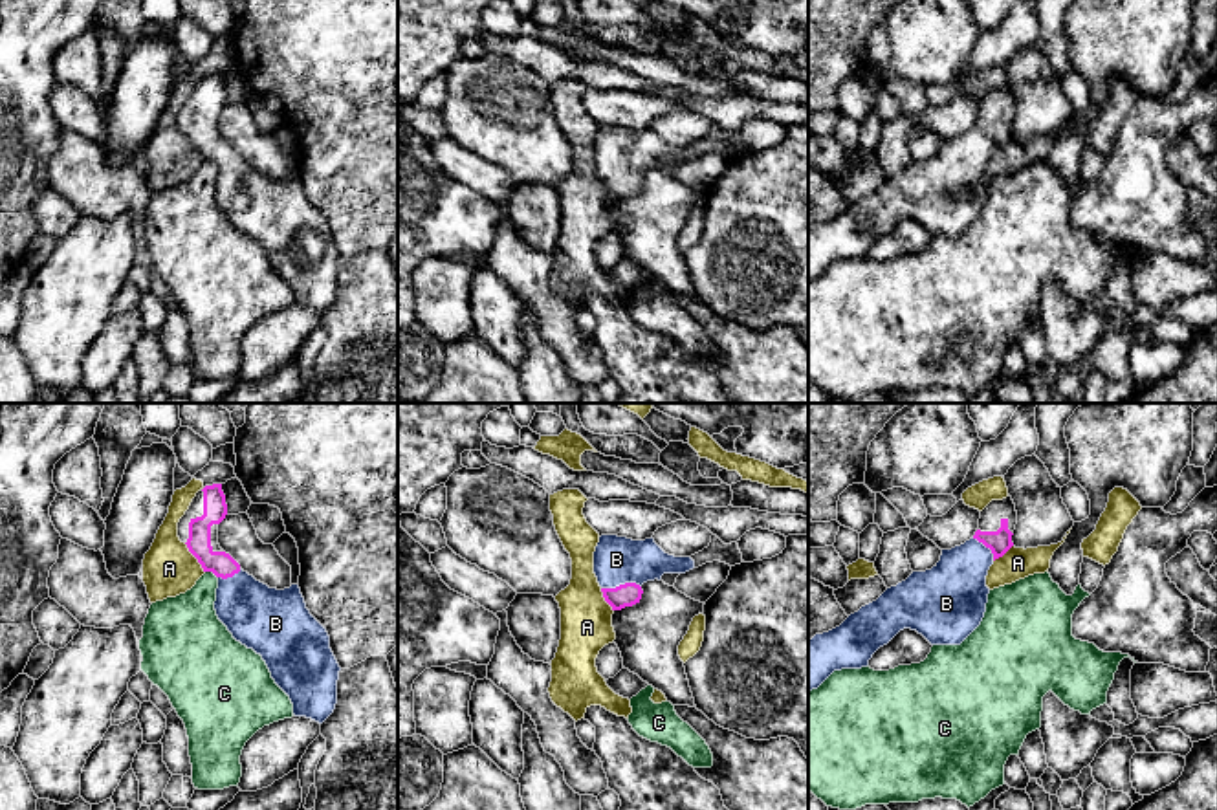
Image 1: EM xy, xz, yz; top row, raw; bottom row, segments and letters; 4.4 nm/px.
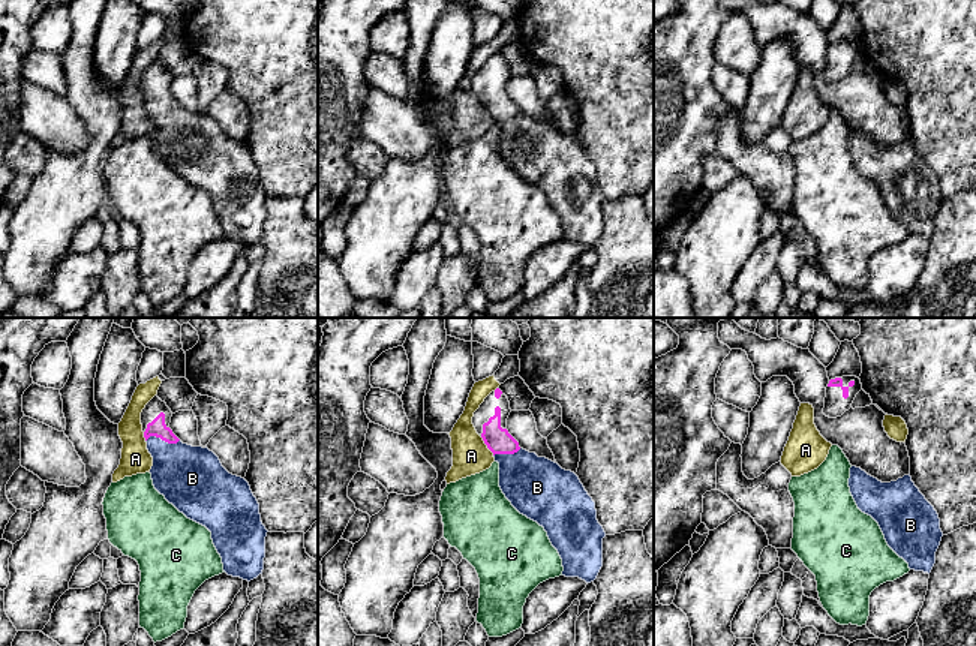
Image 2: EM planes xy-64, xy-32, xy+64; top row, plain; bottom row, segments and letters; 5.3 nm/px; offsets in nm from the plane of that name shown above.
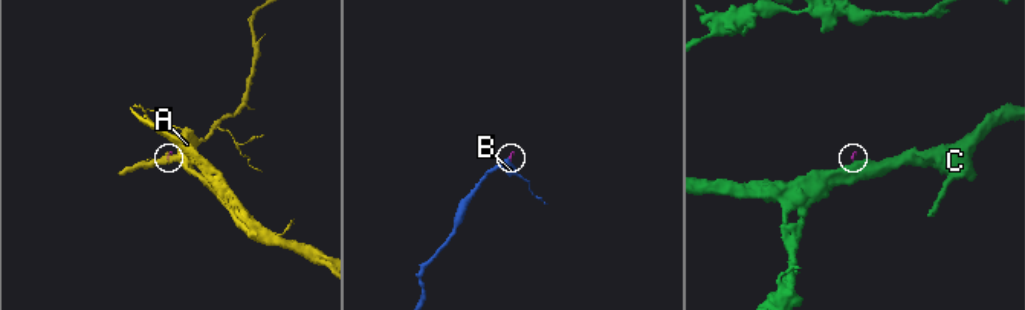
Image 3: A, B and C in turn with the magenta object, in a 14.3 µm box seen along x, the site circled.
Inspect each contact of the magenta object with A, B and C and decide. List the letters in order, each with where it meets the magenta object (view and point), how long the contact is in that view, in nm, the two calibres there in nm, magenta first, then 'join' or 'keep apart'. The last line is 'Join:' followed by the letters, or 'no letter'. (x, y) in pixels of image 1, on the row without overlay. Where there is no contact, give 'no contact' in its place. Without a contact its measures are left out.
A: meets magenta in xy at (195, 145); contact 160 nm long; 110 nm thick on the magenta side, 240 nm on the other; keep apart
B: meets magenta in xz at (620, 175); contact 180 nm long; 100 nm thick on the magenta side, 200 nm on the other; join
C: meets magenta in xy at (211, 160); contact 70 nm long; 110 nm thick on the magenta side, 260 nm on the other; keep apart
Join: B

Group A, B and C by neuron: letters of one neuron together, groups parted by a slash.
A / B / C

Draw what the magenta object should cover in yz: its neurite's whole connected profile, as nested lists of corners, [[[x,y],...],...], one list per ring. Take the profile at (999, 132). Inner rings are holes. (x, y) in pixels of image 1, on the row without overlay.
[[[1012,86],[992,90],[981,101],[975,125],[960,136],[942,139],[940,150],[931,159],[913,161],[876,191],[850,203],[839,216],[816,224],[808,231],[808,280],[817,279],[834,260],[867,257],[872,244],[904,218],[916,220],[931,235],[960,235],[984,207],[990,183],[986,165],[993,150],[1014,136],[1015,114]]]

